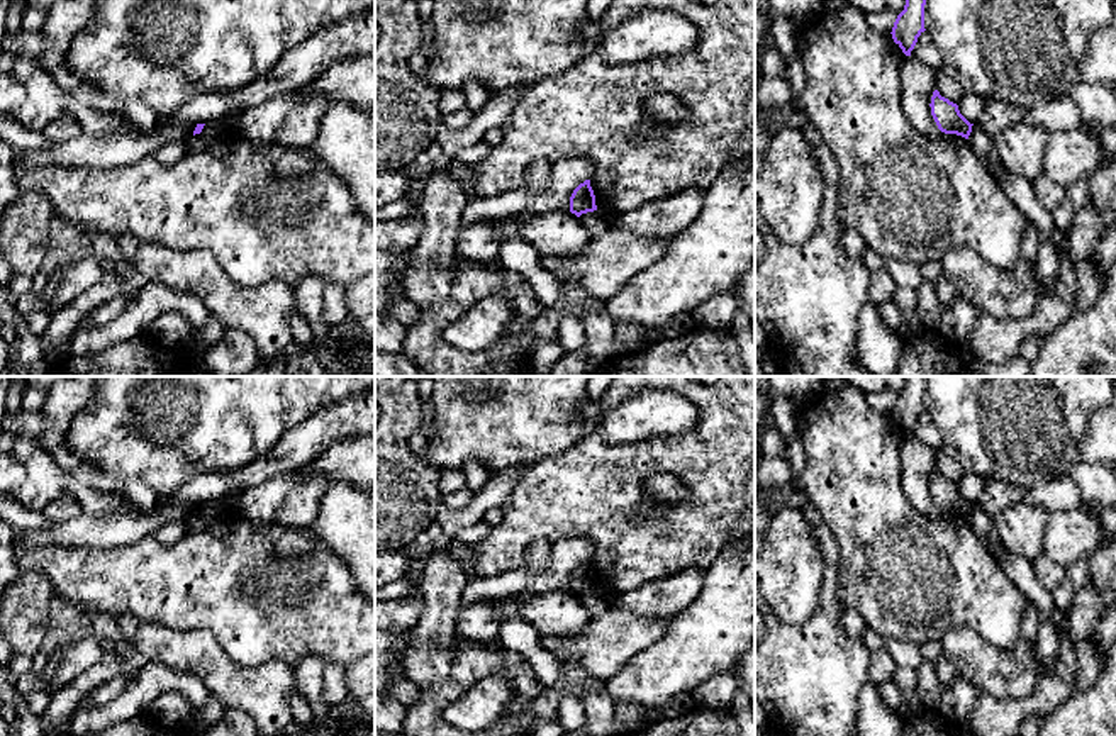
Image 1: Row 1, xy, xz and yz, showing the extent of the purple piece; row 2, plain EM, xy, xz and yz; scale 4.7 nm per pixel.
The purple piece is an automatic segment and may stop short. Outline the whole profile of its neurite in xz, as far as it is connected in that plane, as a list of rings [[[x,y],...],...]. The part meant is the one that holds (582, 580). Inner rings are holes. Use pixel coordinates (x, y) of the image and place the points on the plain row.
[[[590,560],[580,563],[570,577],[570,592],[580,597],[582,594],[597,590],[595,575]]]

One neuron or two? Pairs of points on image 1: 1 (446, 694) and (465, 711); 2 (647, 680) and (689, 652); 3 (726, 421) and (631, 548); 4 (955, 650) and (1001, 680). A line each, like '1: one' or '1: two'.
1: two
2: one
3: one
4: one

